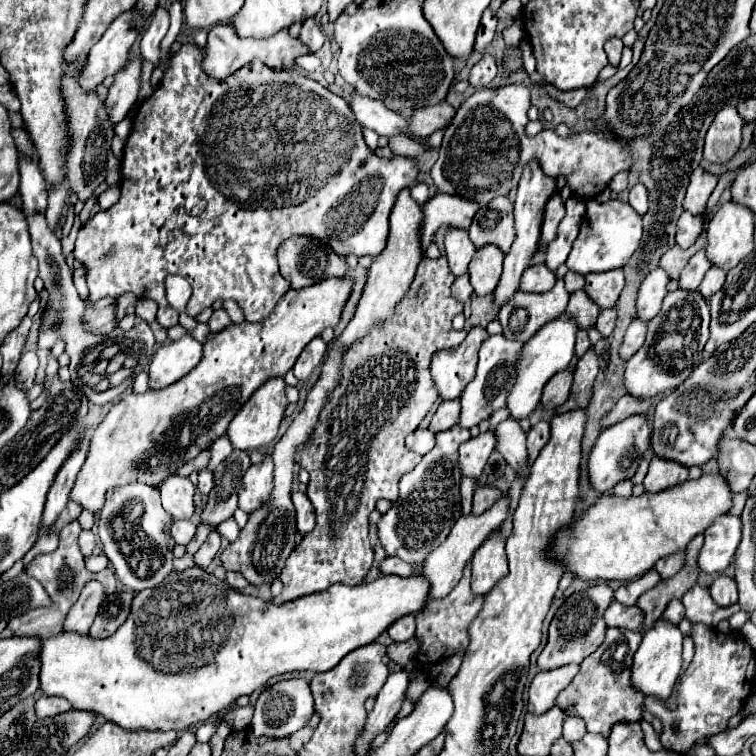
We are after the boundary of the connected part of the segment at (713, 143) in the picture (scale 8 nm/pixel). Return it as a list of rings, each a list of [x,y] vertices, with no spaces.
[[[723,107],[705,137],[705,159],[713,163],[727,163],[739,151],[743,119],[737,113],[737,107]]]

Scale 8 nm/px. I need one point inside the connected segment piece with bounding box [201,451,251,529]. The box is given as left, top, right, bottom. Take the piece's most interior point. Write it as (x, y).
(222, 501)

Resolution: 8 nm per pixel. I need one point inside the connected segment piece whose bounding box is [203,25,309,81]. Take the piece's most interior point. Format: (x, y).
(225, 52)

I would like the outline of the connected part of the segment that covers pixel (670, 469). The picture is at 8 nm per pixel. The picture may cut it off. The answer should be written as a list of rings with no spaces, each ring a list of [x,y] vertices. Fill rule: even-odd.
[[[653,457],[649,465],[649,473],[643,481],[643,487],[647,493],[659,493],[683,481],[687,481],[687,467],[683,467],[681,463],[671,463],[671,461]]]

